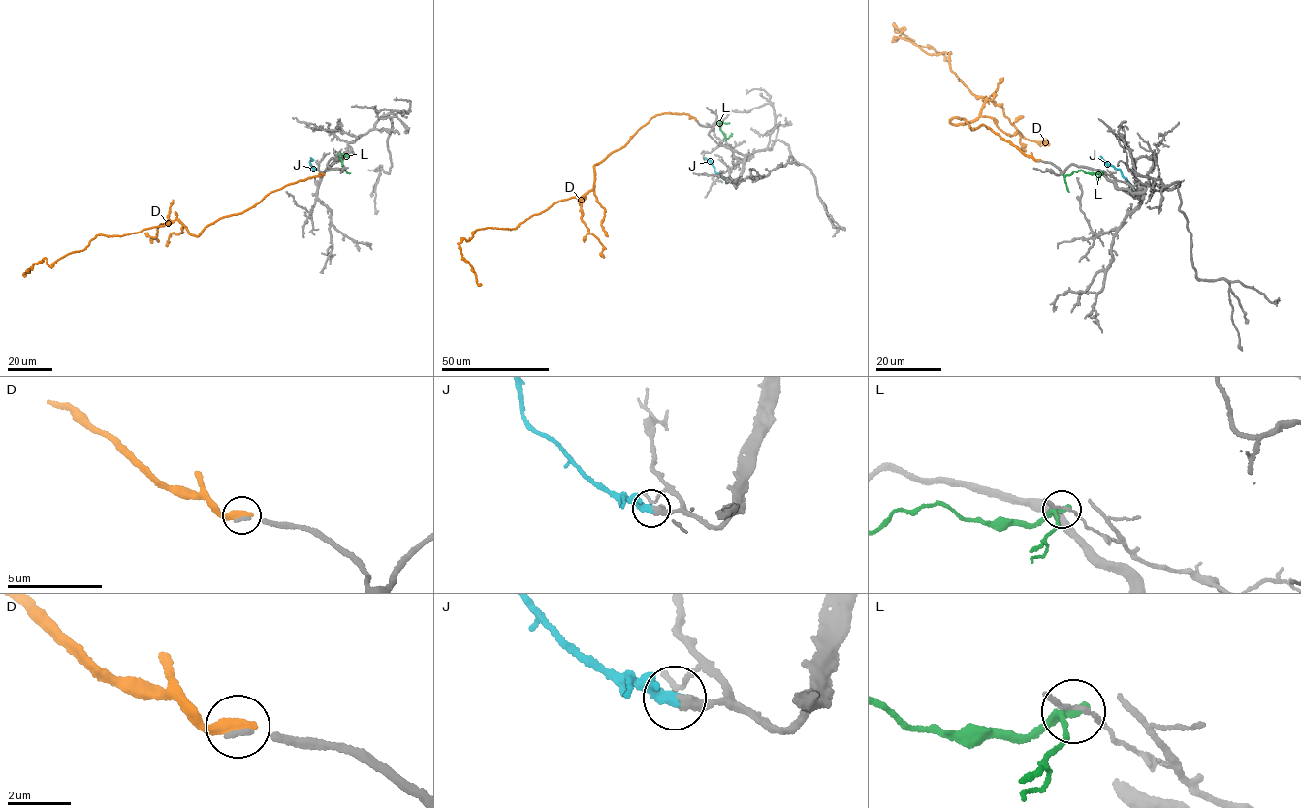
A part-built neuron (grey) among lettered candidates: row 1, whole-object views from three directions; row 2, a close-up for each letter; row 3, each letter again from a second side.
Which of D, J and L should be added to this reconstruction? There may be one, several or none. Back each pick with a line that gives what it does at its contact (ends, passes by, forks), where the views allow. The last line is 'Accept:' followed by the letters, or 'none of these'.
J: it passes by
Accept: J

